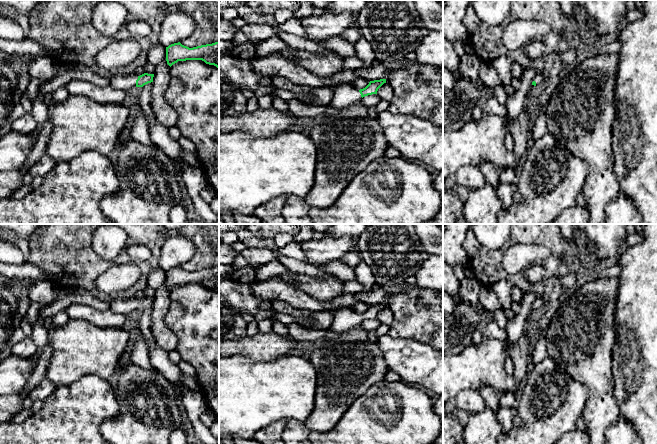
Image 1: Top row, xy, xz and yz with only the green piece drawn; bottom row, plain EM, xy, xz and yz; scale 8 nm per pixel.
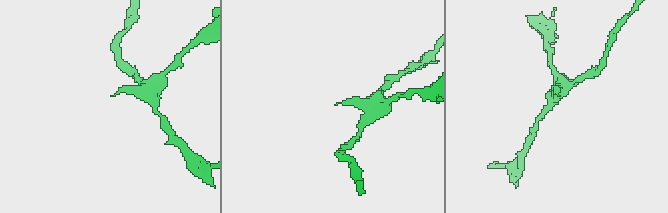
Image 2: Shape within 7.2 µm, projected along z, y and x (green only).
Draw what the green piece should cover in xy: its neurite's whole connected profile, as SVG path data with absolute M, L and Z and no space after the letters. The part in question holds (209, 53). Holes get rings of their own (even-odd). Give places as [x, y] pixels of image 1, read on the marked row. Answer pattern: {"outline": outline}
{"outline": "M178 42L166 47L166 61L170 67L178 61L186 60L202 60L219 68L219 42L193 48Z"}

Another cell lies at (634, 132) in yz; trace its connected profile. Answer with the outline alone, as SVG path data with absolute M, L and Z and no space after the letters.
M644 0L642 7L642 17L634 22L628 22L627 25L620 29L617 38L621 43L618 52L618 70L615 81L615 120L612 125L612 149L615 157L614 173L618 178L621 192L630 198L640 215L642 224L657 224L657 0Z

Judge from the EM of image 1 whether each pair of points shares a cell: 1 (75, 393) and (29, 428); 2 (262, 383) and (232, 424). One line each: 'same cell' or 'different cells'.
1: same cell
2: same cell

